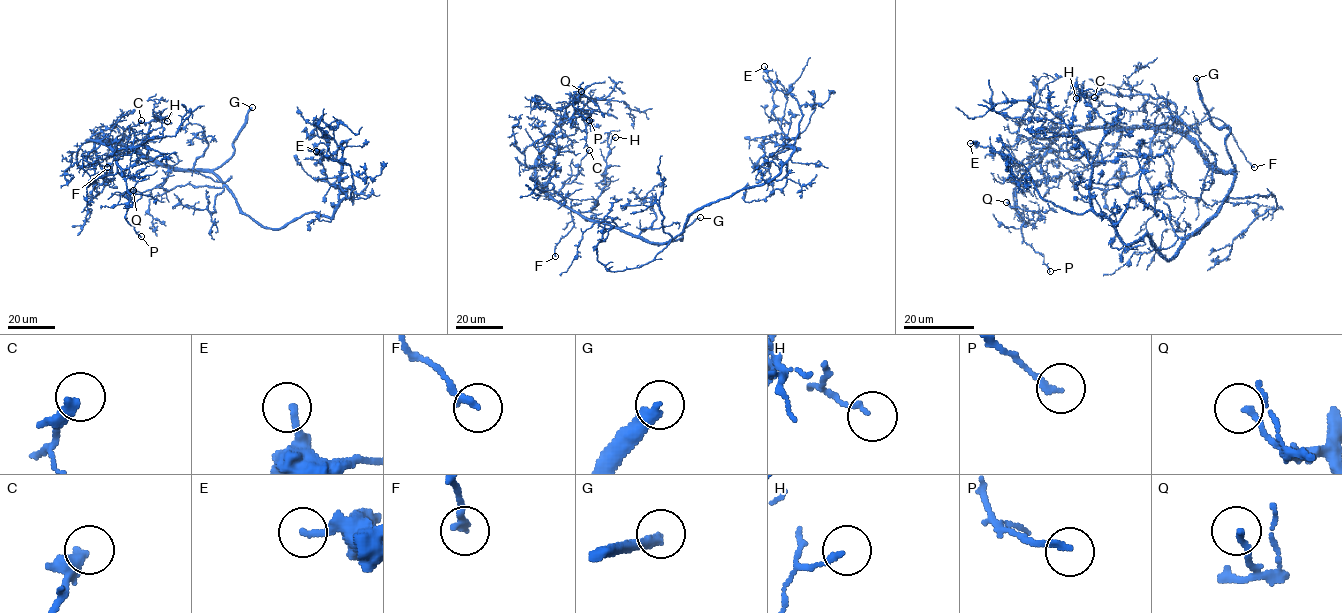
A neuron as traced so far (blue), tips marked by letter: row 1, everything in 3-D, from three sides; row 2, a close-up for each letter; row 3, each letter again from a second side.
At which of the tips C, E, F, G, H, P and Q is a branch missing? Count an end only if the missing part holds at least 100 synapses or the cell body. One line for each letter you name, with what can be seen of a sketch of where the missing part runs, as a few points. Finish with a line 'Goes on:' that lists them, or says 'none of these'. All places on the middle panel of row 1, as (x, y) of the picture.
G: course (700, 217), (709, 210), (693, 206)
Goes on: G

